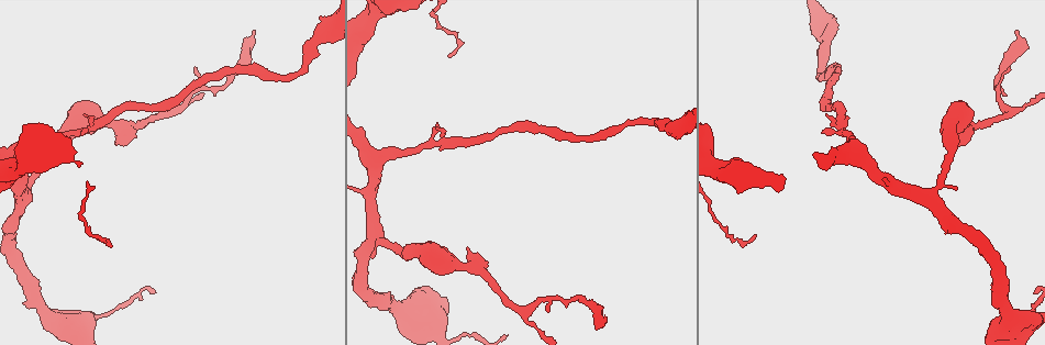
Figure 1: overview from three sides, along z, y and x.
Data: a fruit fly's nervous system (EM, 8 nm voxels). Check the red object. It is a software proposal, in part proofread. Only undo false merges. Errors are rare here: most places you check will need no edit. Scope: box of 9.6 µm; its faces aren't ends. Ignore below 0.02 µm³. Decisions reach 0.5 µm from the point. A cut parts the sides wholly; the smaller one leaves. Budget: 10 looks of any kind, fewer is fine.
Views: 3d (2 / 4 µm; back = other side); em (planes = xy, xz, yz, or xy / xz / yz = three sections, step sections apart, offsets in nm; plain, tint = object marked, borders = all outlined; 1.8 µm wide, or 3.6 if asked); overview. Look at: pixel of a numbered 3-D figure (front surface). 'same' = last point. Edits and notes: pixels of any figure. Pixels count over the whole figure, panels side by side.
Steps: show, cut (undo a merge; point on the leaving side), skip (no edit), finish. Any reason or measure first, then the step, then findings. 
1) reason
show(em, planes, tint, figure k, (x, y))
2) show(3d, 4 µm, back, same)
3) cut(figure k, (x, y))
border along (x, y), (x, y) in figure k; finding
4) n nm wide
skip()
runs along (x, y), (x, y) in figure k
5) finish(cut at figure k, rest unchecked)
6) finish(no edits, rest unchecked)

show(3d, 4 µm, figure 1, (113, 126))

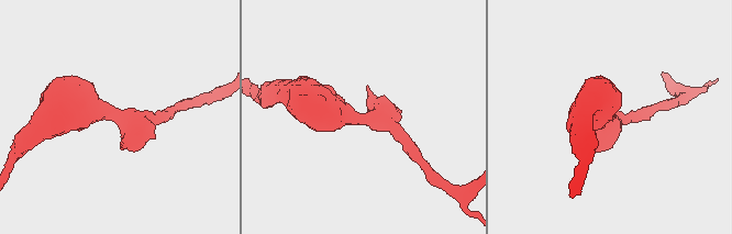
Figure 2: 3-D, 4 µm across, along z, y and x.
arms of 200, 550 nm
show(em, planes, tint, figure 2, (365, 118))

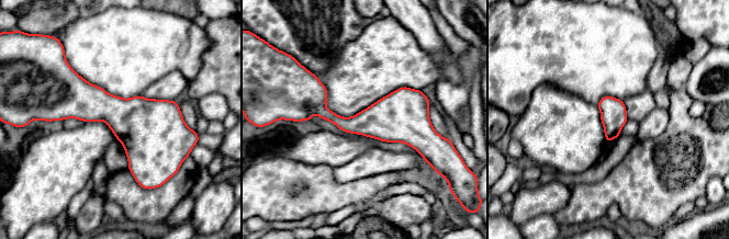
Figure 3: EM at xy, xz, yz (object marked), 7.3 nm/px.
skip()
all the same cell

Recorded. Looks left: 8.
calibre changes
show(3d, 4 µm, back, figure 1, (401, 152))

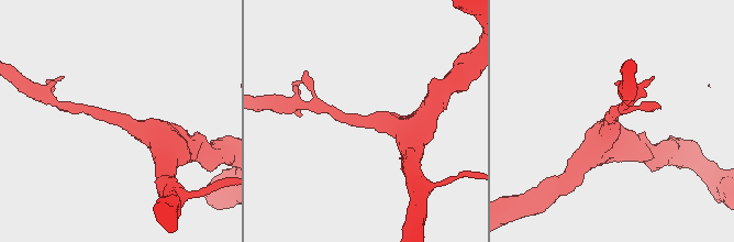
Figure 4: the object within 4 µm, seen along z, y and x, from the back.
need the tissue
show(em, planes, tint, figure 4, (613, 118))

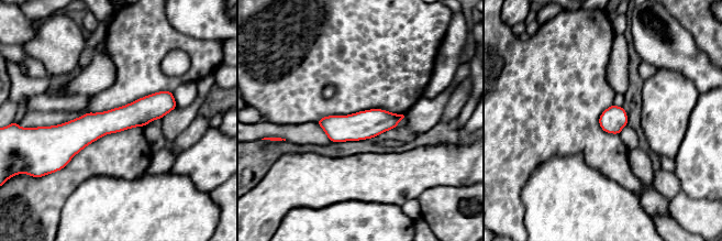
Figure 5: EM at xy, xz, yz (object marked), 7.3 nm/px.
skip()
one cell here

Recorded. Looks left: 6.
sudden change in width
show(3d, 4 µm, figure 1, (1010, 314))

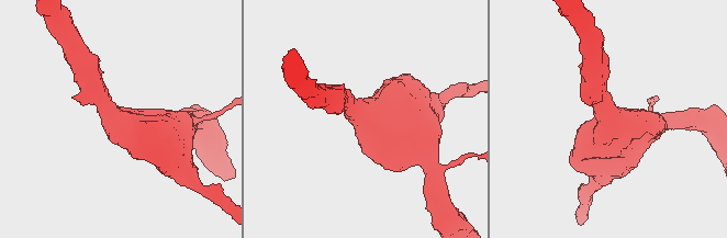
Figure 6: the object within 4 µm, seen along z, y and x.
show(em, 3.6 µm, planes, tint, figure 6, (116, 121))

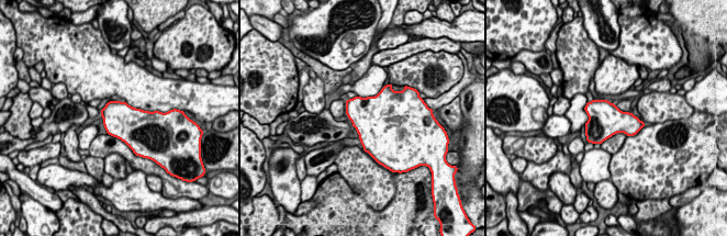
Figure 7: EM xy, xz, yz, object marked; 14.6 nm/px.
skip()
all the same cell

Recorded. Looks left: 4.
abrupt turn
show(em, planes, tint, figure 1, (517, 309))

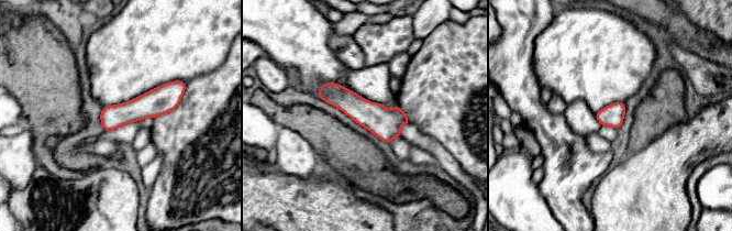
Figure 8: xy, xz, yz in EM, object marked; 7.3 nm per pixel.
160 nm wide
skip()
runs along (320, 94), (405, 121) in figure 8; all the same cell

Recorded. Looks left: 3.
finish(no edits, rest unchecked)

